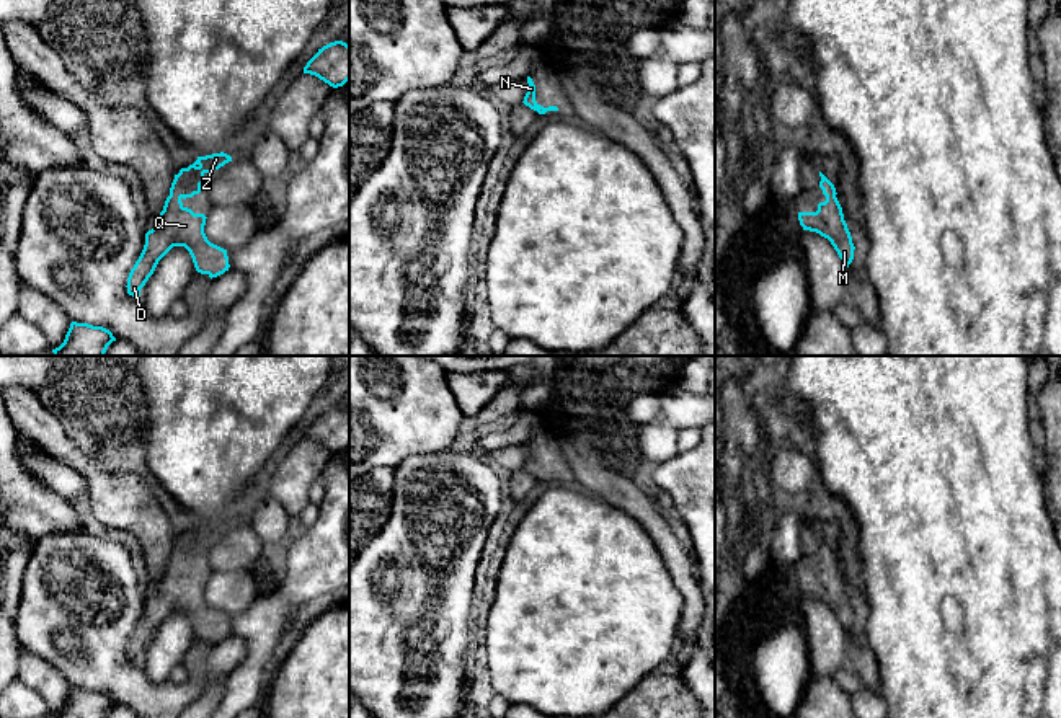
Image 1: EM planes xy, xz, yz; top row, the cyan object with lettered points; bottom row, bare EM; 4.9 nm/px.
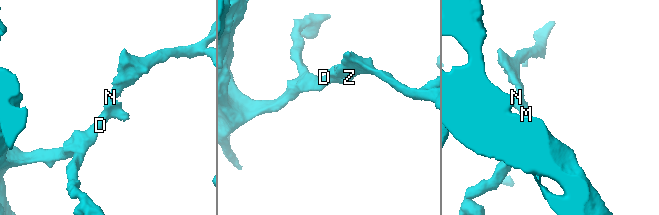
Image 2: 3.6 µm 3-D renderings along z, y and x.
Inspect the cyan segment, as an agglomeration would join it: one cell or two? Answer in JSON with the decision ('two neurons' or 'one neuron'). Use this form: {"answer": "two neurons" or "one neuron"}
{"answer": "one neuron"}

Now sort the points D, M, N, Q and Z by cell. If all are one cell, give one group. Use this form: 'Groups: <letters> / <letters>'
Groups: D M N Q Z

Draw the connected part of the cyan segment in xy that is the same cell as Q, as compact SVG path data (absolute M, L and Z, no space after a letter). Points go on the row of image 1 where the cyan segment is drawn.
M224 152L198 157L193 165L175 175L163 211L157 217L155 227L145 233L144 250L129 273L126 286L129 295L140 295L140 289L153 274L158 261L173 246L184 246L196 271L207 274L211 279L229 271L227 250L211 243L204 233L207 217L194 214L181 202L199 194L201 186L207 183L204 176L211 176L214 170L229 162L232 162L232 157Z

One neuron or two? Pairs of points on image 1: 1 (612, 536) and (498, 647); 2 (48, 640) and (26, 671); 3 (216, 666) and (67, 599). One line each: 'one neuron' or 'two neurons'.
1: one neuron
2: two neurons
3: two neurons

